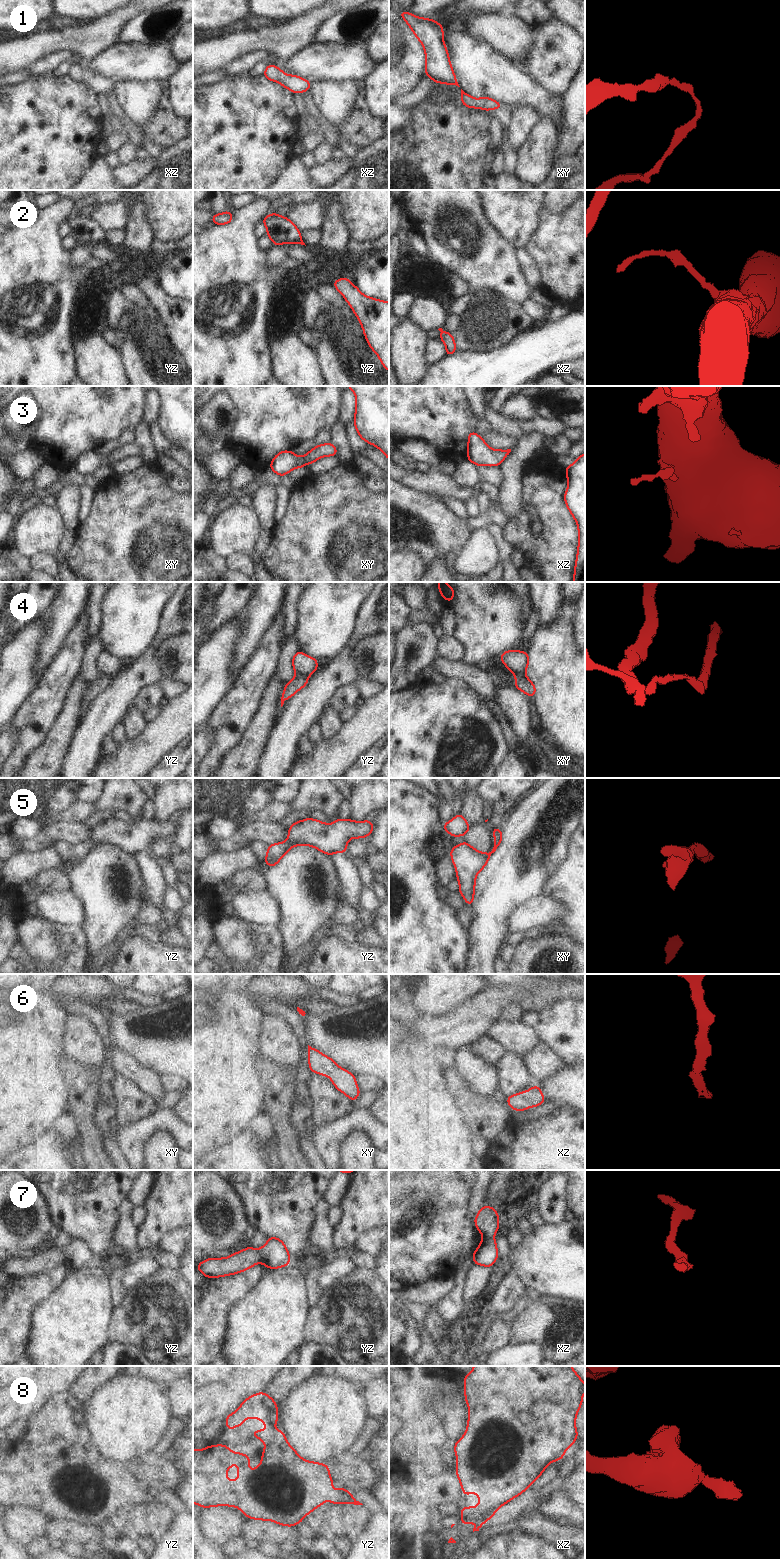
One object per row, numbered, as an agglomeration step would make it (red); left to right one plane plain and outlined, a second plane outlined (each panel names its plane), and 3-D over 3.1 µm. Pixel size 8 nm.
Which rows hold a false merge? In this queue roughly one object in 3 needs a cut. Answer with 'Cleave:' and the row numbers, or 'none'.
Cleave: 4.

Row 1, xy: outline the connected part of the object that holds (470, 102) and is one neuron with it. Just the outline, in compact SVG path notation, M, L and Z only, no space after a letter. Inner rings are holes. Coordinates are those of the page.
M461 89L461 101L464 106L468 108L481 108L485 110L494 110L502 107L503 105L491 98L482 97L479 99L473 98Z

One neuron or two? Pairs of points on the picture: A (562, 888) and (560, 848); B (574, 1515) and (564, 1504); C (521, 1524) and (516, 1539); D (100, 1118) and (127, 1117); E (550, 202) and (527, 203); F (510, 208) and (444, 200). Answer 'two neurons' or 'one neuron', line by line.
A: two neurons
B: one neuron
C: two neurons
D: two neurons
E: two neurons
F: two neurons

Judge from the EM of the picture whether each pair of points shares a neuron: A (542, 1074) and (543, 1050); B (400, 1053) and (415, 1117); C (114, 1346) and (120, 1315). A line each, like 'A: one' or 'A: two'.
A: one
B: one
C: two

